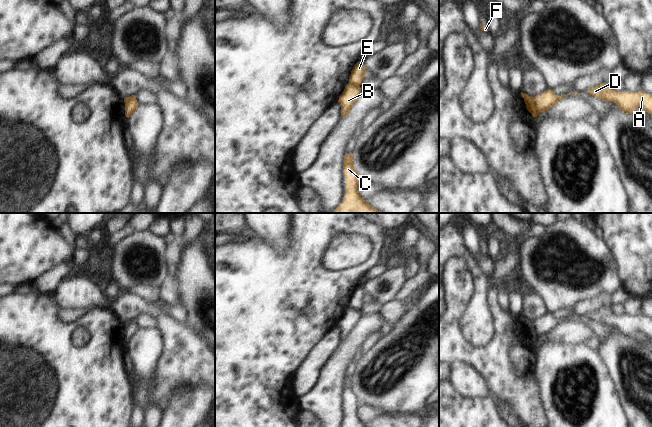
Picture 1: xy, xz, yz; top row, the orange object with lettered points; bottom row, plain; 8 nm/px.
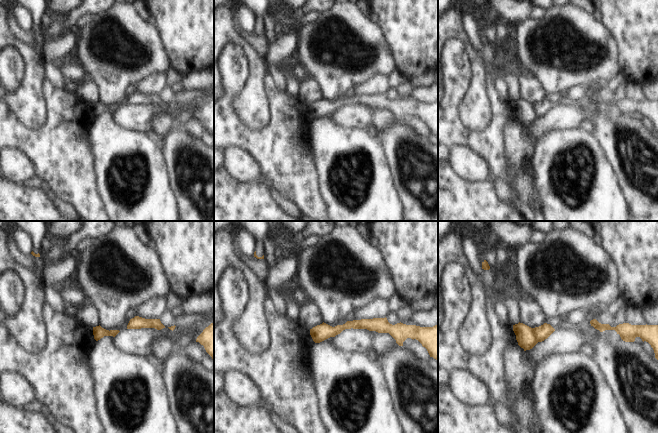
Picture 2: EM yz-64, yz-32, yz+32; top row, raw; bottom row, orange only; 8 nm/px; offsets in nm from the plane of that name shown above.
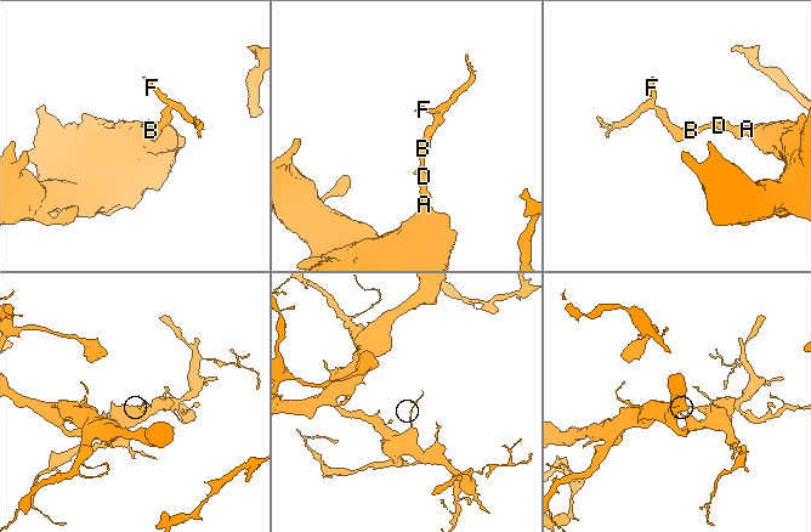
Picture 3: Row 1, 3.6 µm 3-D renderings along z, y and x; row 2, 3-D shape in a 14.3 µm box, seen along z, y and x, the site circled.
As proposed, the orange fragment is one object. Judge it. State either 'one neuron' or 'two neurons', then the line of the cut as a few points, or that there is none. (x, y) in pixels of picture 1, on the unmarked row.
two neurons; cut yz (532, 321), (535, 332), (539, 336)

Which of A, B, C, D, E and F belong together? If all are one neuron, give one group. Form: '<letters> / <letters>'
A B C D / E F

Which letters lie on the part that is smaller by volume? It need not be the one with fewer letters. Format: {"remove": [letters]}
{"remove": ["E", "F"]}

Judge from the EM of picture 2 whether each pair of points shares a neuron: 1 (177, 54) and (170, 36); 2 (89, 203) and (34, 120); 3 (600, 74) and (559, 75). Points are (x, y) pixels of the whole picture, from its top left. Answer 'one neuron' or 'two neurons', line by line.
1: one neuron
2: two neurons
3: one neuron

